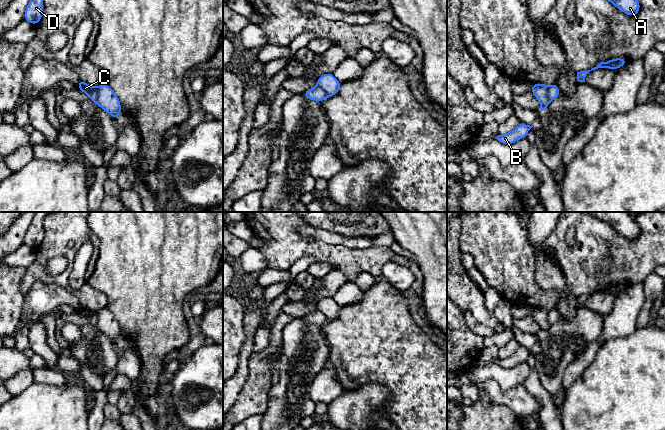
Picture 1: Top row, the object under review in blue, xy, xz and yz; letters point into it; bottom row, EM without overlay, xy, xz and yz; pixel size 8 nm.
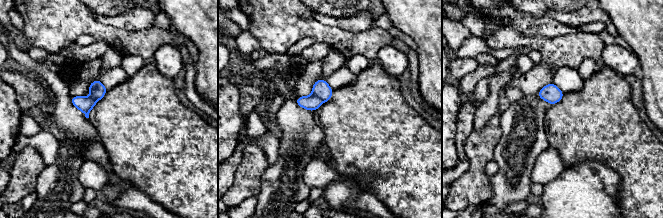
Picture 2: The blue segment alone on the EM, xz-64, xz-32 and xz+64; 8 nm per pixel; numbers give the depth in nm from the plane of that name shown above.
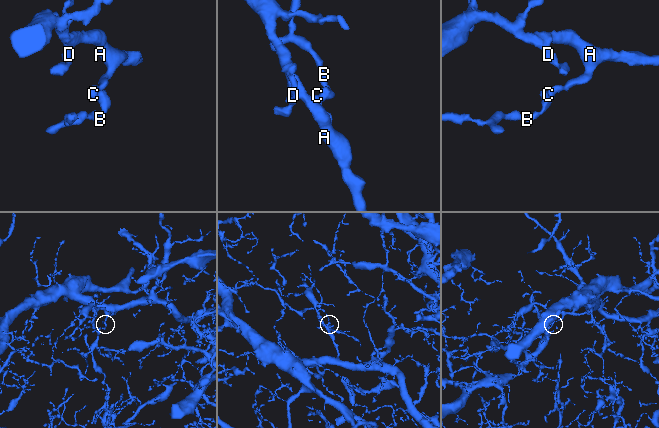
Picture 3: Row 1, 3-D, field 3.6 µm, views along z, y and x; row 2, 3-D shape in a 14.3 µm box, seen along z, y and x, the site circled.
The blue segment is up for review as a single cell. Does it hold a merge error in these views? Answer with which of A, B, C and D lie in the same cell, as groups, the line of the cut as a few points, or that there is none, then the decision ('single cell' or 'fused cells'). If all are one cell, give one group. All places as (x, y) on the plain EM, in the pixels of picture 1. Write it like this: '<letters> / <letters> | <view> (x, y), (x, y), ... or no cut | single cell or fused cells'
A C D / B | xy (95, 311), (97, 314), (96, 326) | fused cells

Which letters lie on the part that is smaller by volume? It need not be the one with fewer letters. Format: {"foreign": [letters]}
{"foreign": ["B"]}

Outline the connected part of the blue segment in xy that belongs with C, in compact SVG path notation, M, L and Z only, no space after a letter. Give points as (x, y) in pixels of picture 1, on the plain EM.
M79 304L77 307L77 312L79 312L83 317L87 318L91 325L96 327L98 321L98 314L96 311L91 311L85 305Z

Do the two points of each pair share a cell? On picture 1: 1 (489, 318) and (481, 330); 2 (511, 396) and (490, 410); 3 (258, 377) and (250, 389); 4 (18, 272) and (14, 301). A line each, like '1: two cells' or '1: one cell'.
1: two cells
2: two cells
3: one cell
4: one cell

